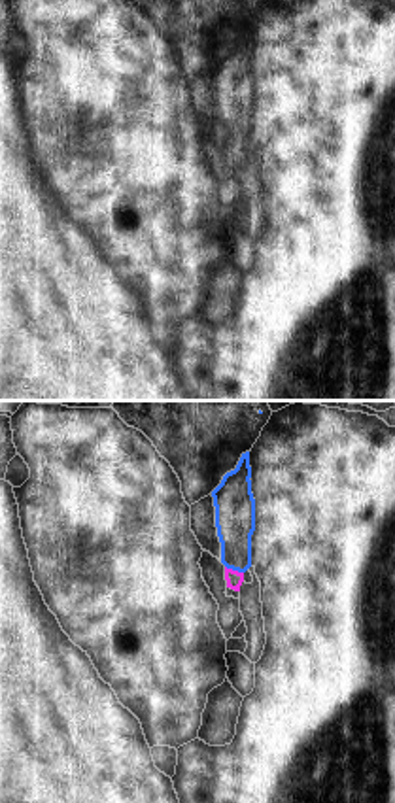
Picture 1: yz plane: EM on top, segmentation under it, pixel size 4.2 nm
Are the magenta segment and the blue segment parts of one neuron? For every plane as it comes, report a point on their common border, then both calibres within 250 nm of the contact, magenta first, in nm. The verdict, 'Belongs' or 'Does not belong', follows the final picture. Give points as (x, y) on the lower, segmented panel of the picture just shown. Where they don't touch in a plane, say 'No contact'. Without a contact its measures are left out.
Touches magenta at (235, 571). Thickness 70 nm (magenta) against 180 nm.

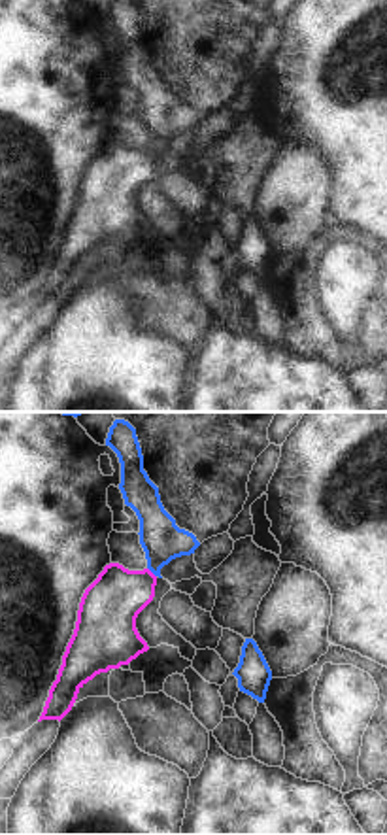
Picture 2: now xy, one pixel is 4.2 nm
Touches magenta at (151, 573). Thickness 240 nm (magenta) against 180 nm.

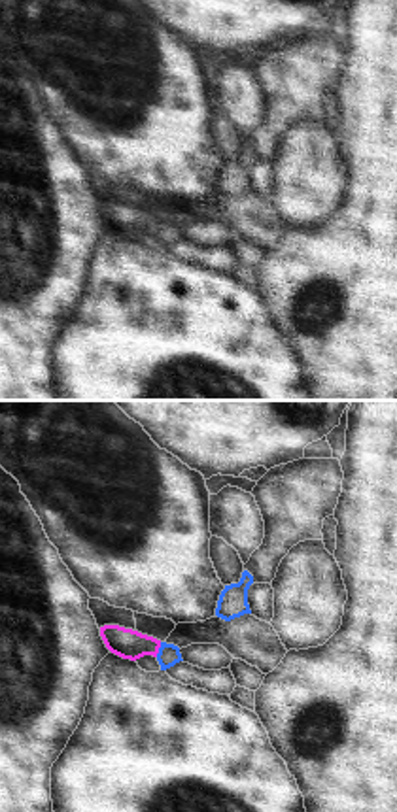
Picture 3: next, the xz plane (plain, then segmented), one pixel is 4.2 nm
Touches magenta at (157, 650). Thickness 130 nm (magenta) against 90 nm.

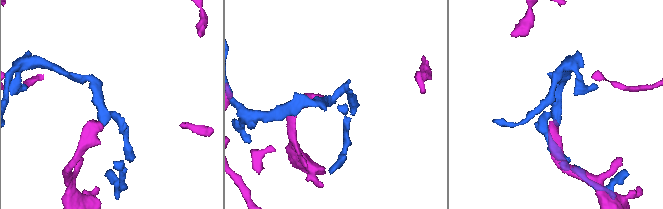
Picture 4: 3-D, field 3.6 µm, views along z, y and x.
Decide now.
Belongs.

